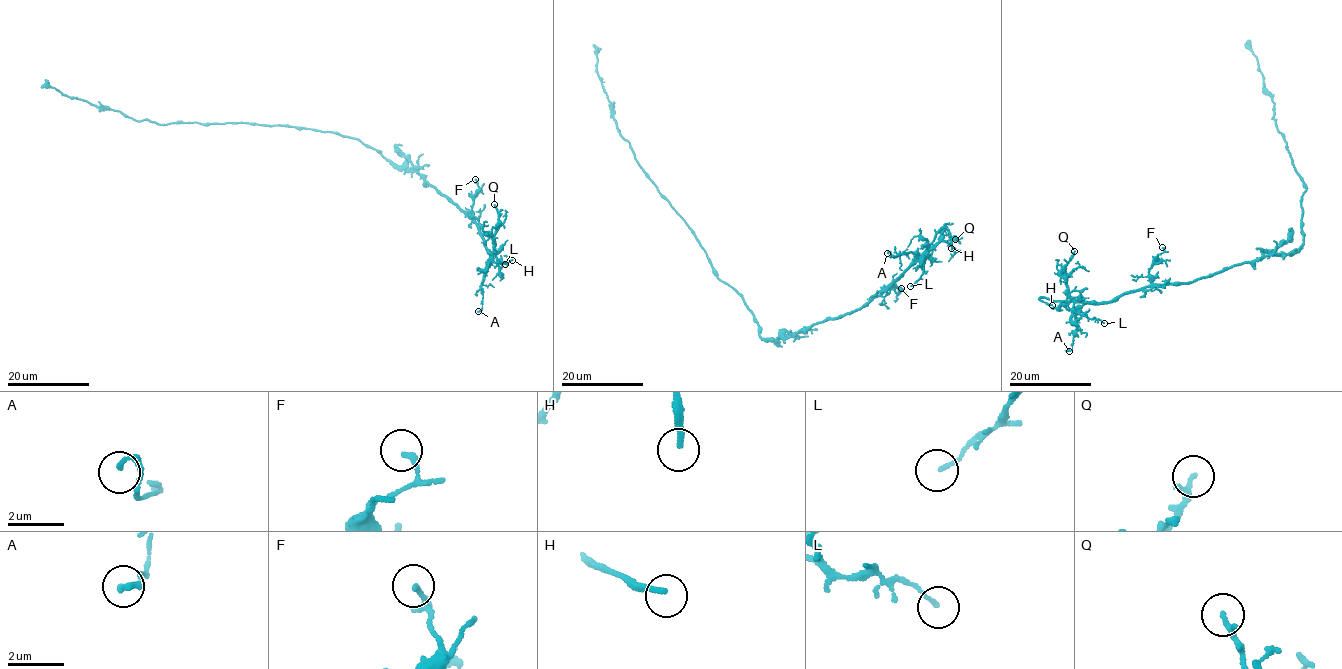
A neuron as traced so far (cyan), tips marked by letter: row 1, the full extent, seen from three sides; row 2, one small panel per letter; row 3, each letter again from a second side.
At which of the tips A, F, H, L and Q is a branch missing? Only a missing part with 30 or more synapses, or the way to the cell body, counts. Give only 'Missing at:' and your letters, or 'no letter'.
Missing at: H

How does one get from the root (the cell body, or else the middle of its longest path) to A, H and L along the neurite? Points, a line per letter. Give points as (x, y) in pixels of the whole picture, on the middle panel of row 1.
A: (754, 317), (761, 337), (778, 340), (851, 314), (887, 290), (917, 257), (911, 252), (890, 257), (887, 253)
H: (754, 317), (761, 337), (785, 339), (864, 307), (888, 289), (945, 227), (951, 248)
L: (754, 317), (764, 339), (785, 339), (805, 332), (814, 324), (864, 307), (926, 253), (923, 274), (910, 286)

